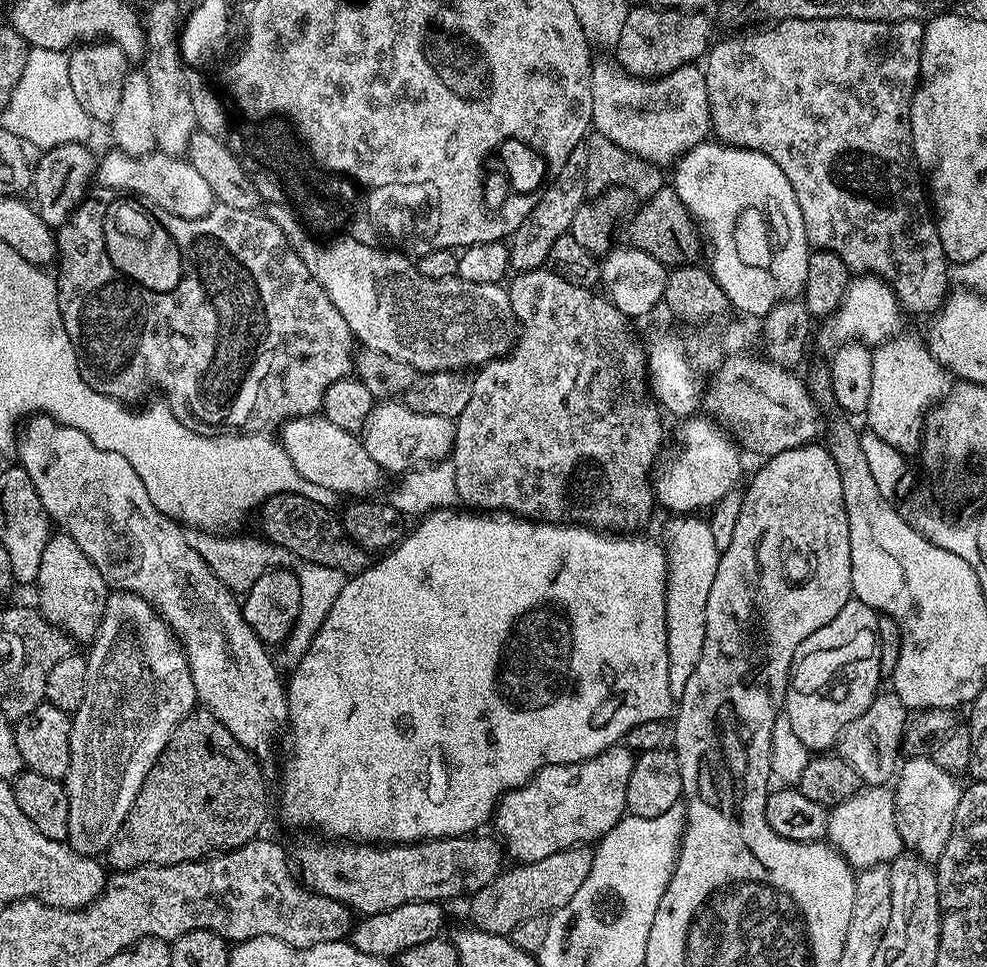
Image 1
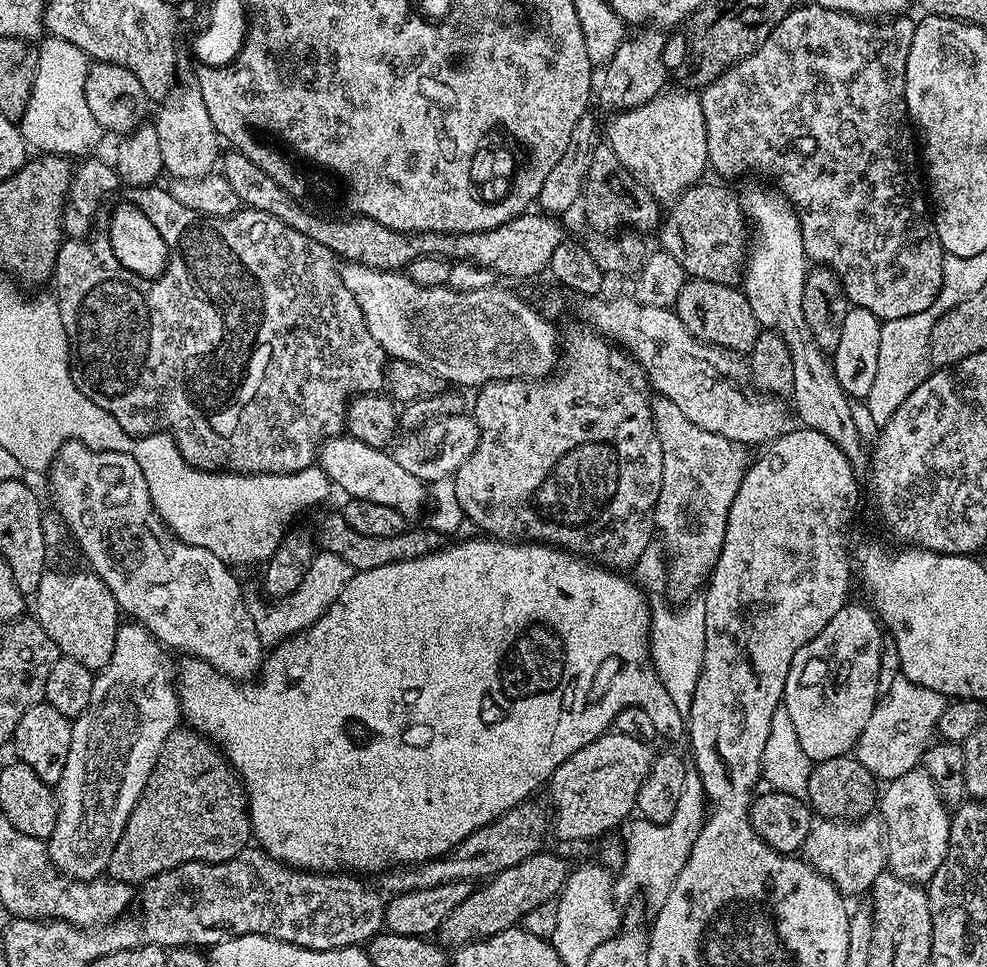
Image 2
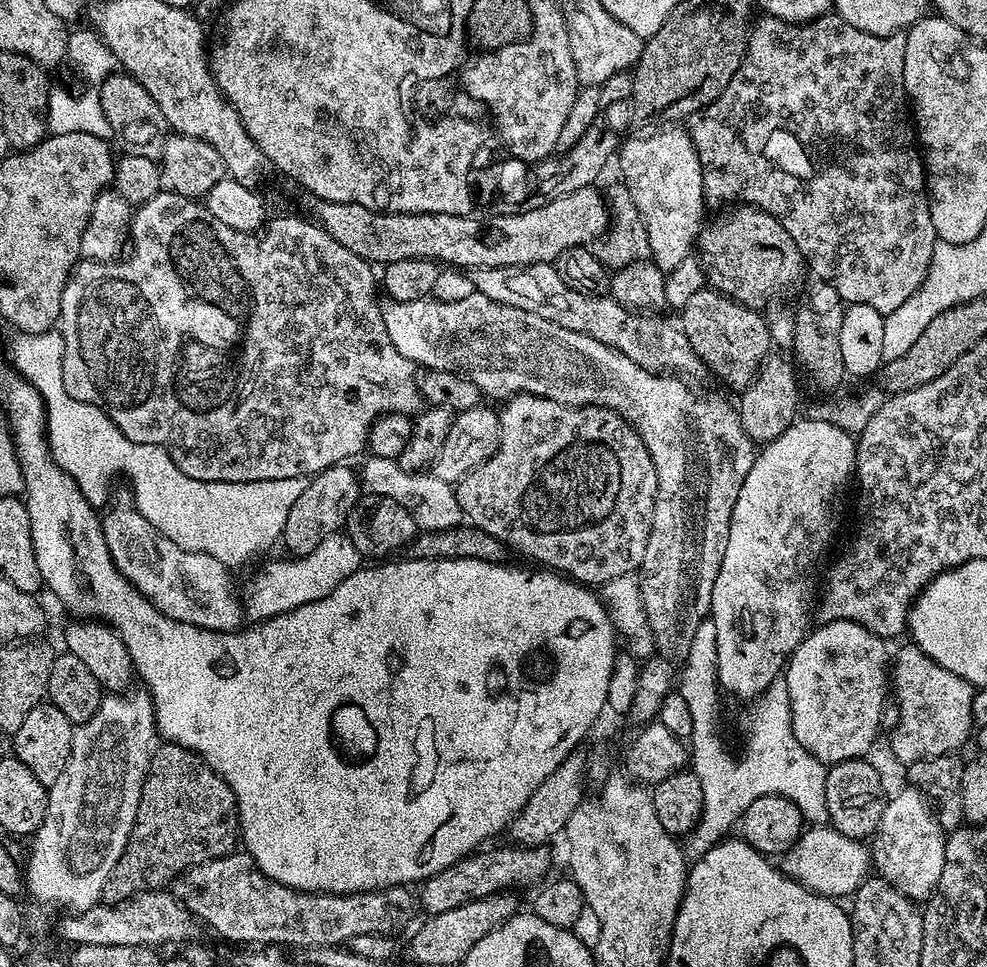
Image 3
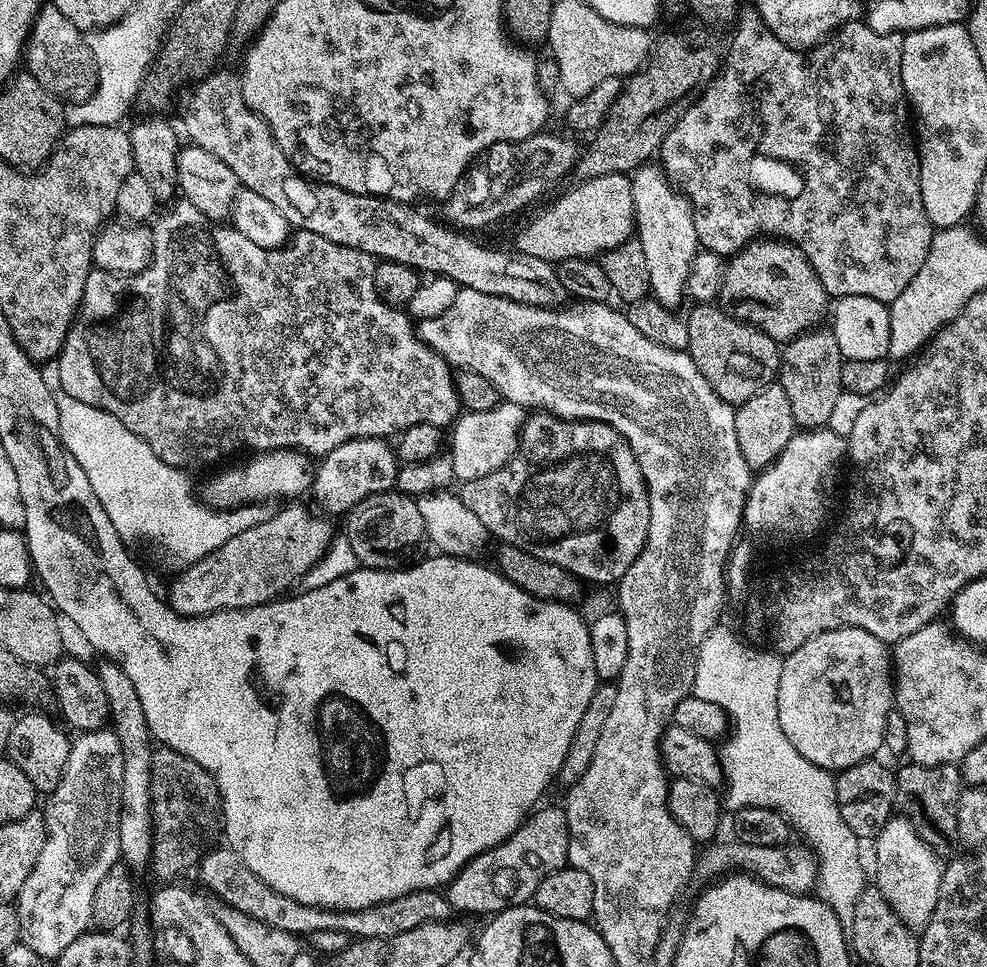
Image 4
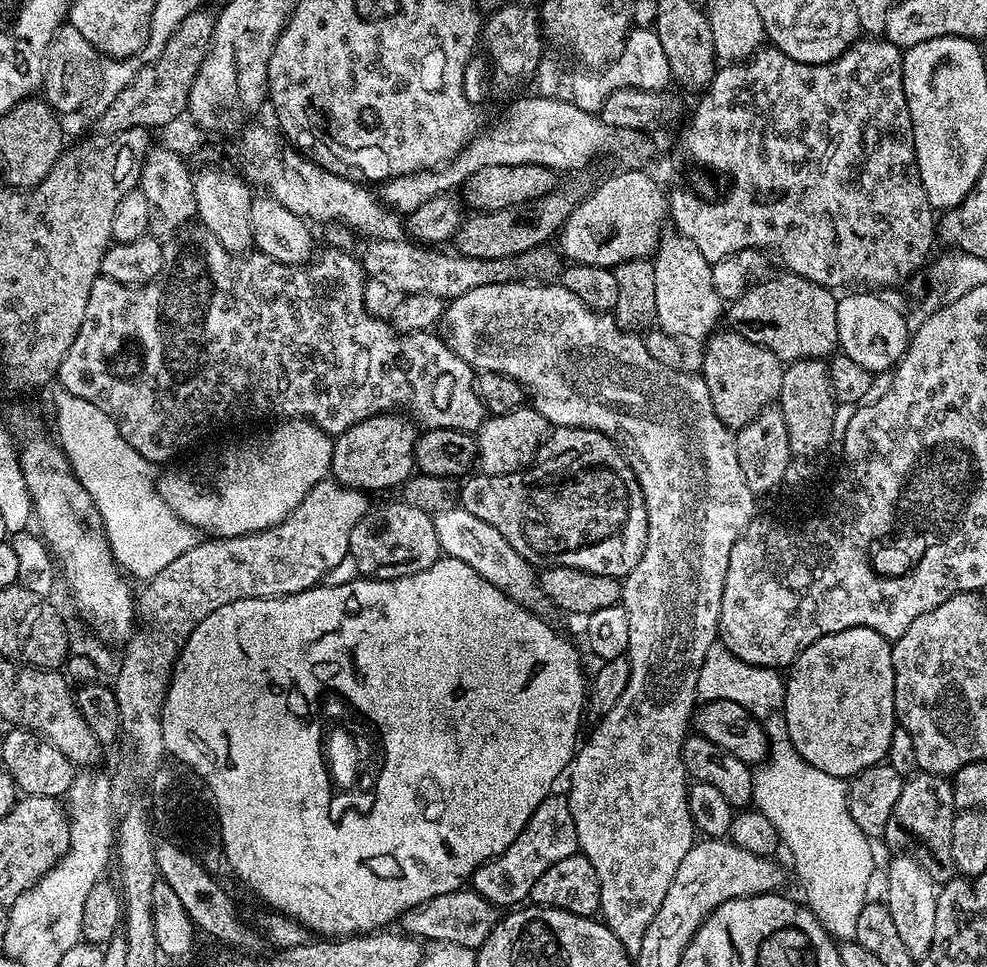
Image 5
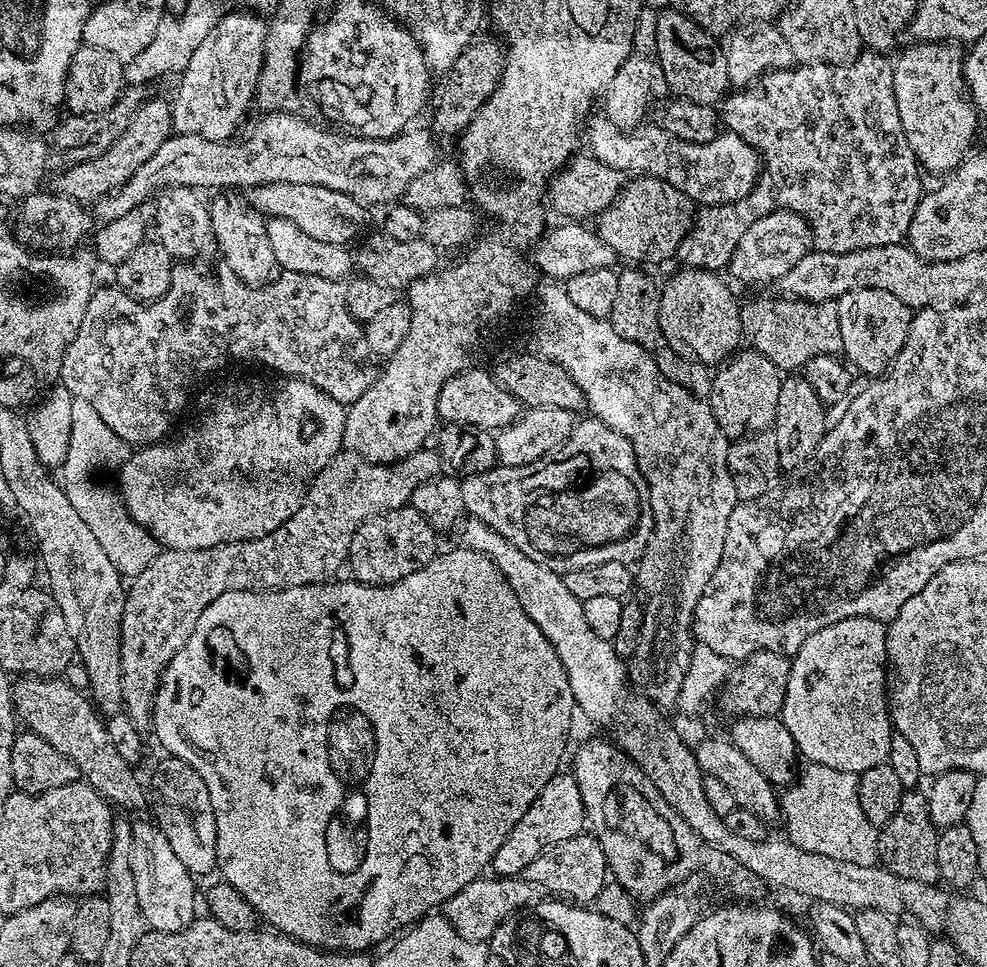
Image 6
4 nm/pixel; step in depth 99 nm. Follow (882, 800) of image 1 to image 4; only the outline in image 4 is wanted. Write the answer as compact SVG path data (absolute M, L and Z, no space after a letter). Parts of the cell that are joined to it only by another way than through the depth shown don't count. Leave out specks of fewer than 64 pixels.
M735 838L729 839L729 844L720 844L721 842L712 842L707 845L708 848L699 853L696 866L694 869L697 877L701 876L704 882L712 882L717 878L723 877L725 874L731 873L733 870L743 870L745 873L751 874L762 883L768 884L772 888L778 890L786 890L790 894L798 894L799 896L811 893L816 887L816 856L812 853L811 848L800 842L789 842L782 846L750 846L744 844Z

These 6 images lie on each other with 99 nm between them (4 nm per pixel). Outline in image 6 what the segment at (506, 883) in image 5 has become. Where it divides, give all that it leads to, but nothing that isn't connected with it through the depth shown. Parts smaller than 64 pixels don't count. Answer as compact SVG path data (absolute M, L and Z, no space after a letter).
M557 774L554 778L550 778L550 782L538 794L538 798L534 798L530 810L526 810L526 814L522 814L522 818L514 826L514 830L510 830L506 842L502 842L498 854L494 854L490 865L491 871L496 871L493 873L500 878L504 876L519 877L526 870L526 866L530 866L530 862L534 862L534 858L538 858L538 854L542 854L547 848L558 842L566 842L570 838L581 835L585 828L584 803L575 776Z

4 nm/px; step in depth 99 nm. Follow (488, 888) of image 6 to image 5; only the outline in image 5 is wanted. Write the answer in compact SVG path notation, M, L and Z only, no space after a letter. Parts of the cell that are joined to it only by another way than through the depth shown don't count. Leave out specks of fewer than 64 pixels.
M461 890L450 894L438 894L426 902L401 914L398 924L407 935L415 936L424 942L457 944L478 950L492 933L498 919L497 905L471 890Z

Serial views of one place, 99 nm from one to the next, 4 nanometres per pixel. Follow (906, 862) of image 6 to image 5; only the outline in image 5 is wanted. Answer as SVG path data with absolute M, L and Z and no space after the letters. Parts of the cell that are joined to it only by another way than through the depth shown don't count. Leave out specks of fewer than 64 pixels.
M917 771L905 779L902 794L898 794L898 802L894 802L894 810L890 814L890 822L886 826L883 839L889 840L896 850L903 850L907 855L914 857L924 867L926 874L930 874L936 885L943 886L957 875L954 854L950 851L950 826L954 826L957 811L951 779L933 772Z

